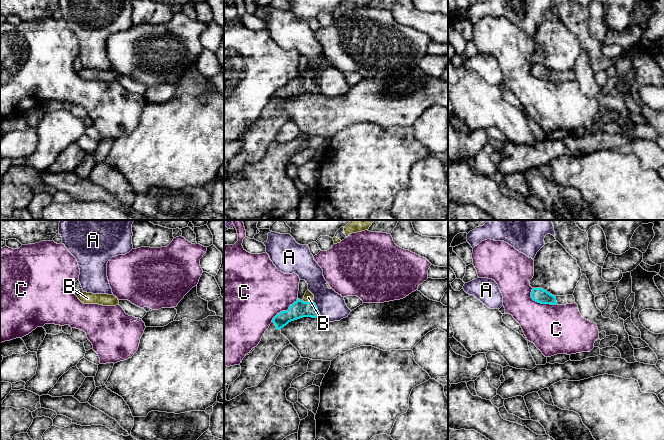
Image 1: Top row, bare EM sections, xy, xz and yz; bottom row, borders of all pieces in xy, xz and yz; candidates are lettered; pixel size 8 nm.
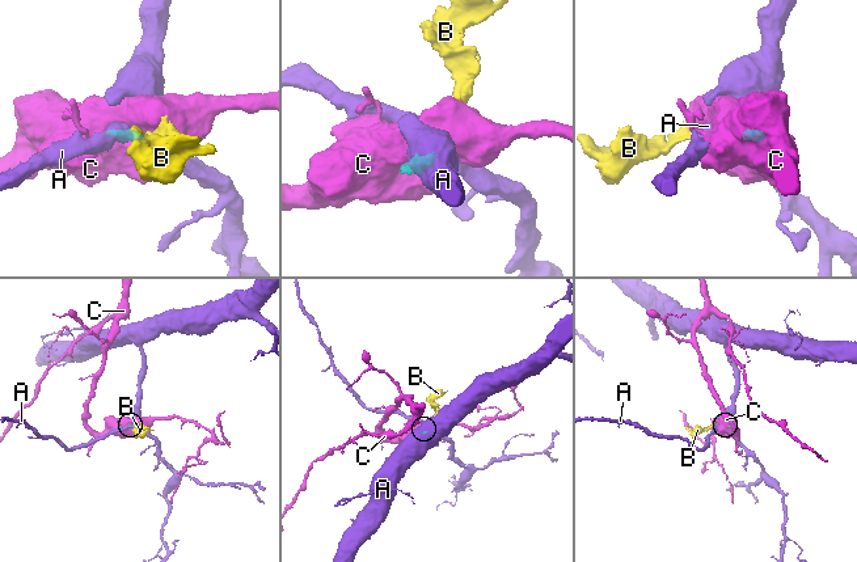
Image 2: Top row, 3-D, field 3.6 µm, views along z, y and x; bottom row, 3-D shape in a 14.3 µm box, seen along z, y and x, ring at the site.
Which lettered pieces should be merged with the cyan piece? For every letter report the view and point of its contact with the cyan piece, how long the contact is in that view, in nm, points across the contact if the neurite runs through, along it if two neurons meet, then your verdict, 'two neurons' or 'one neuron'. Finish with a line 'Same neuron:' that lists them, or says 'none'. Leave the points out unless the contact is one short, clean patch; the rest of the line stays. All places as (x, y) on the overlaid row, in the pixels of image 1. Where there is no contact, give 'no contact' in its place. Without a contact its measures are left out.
A: meets cyan in xz at (317, 309); contact 140 nm long; border along xz (312, 301), (320, 316); two neurons
B: meets cyan in xz at (308, 302); contact 80 nm long; runs through xz (299, 309), (308, 302), (308, 297); one neuron
C: meets cyan in yz at (540, 302); contact 240 nm long; two neurons
Same neuron: B

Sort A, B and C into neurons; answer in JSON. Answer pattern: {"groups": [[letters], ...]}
{"groups": [["A"], ["B"], ["C"]]}

